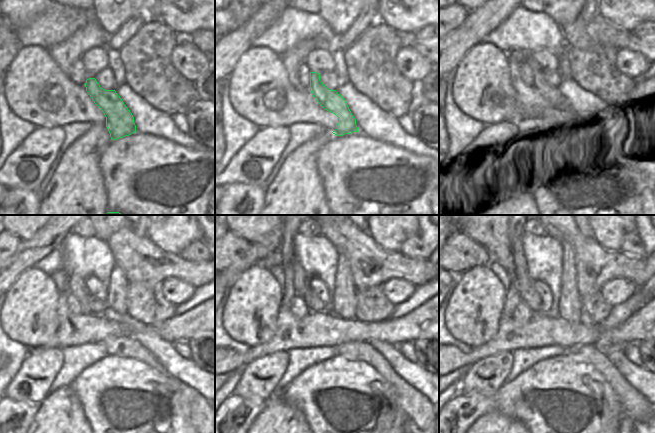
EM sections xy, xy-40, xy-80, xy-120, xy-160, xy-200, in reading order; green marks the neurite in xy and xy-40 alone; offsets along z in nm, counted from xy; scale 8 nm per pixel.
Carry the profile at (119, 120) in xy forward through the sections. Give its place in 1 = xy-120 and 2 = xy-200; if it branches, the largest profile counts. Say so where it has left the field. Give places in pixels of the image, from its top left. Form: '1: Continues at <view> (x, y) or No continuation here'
1: Continues at xy-120 (76, 285)
2: Continues at xy-200 (522, 274)

